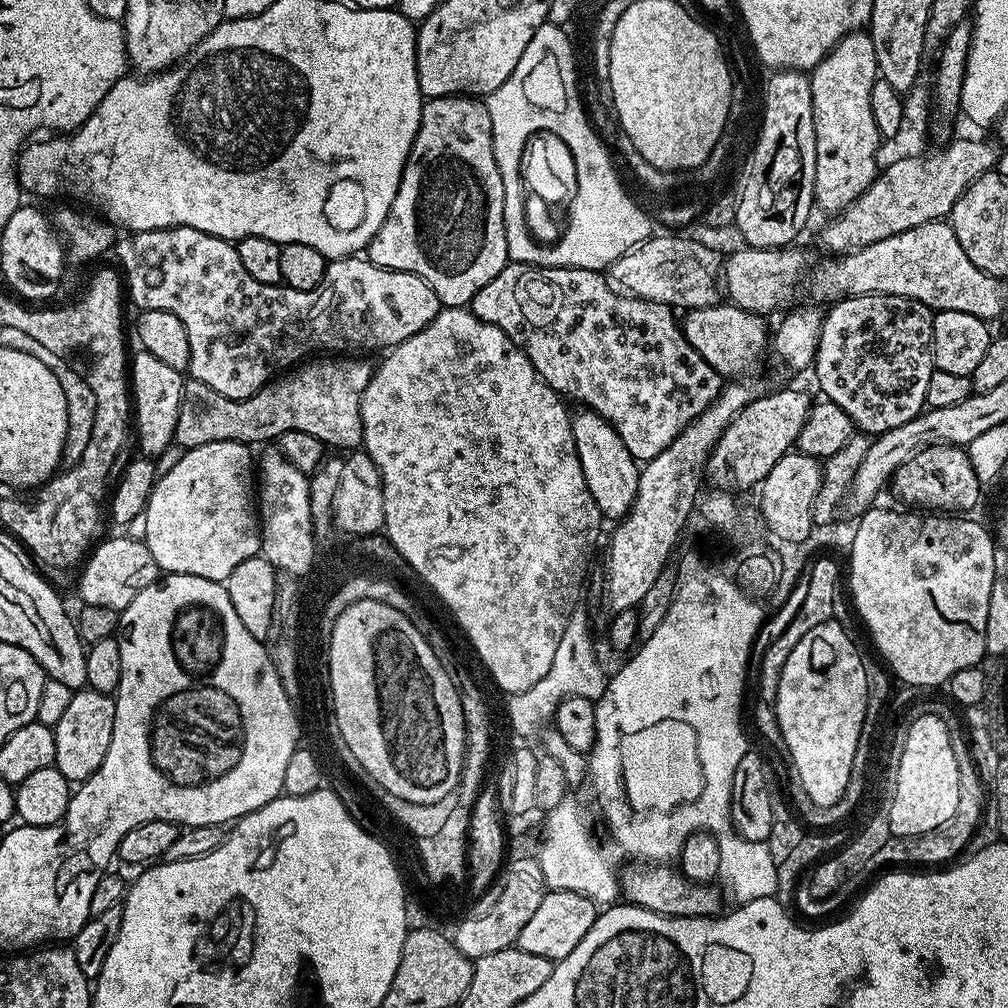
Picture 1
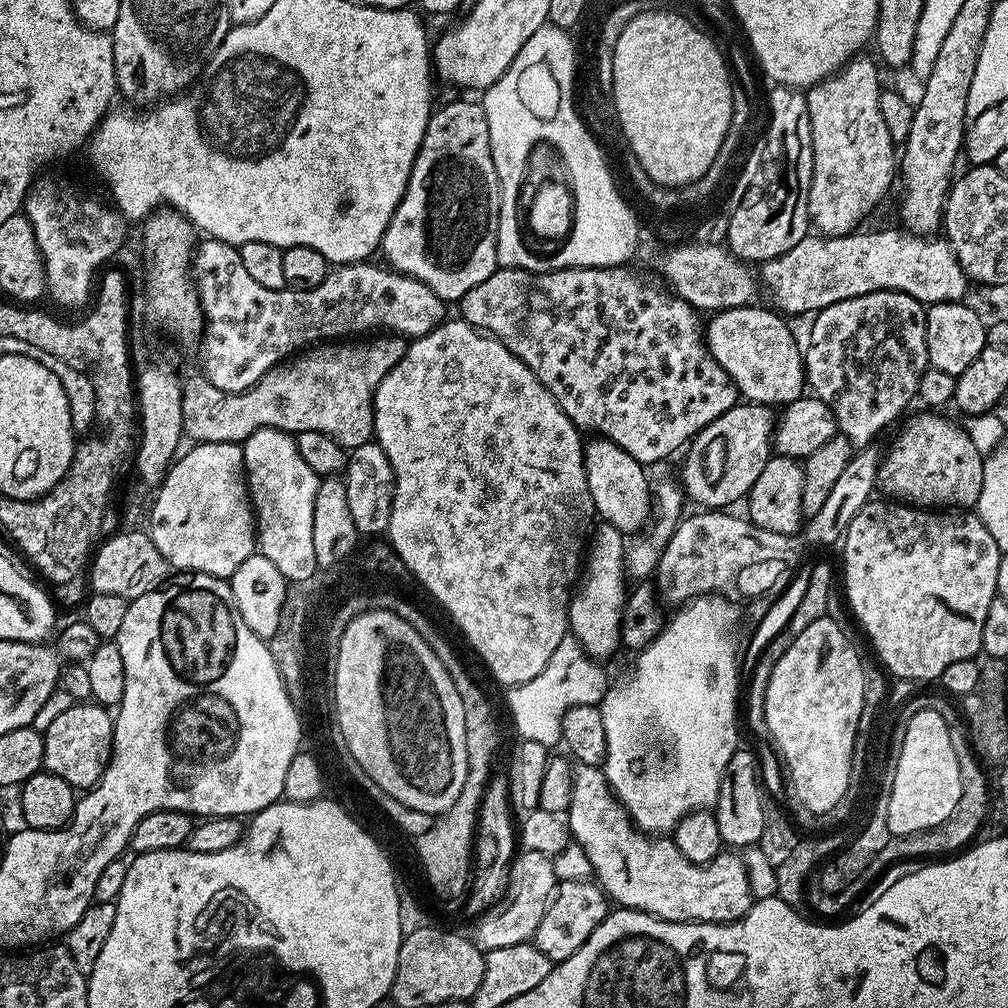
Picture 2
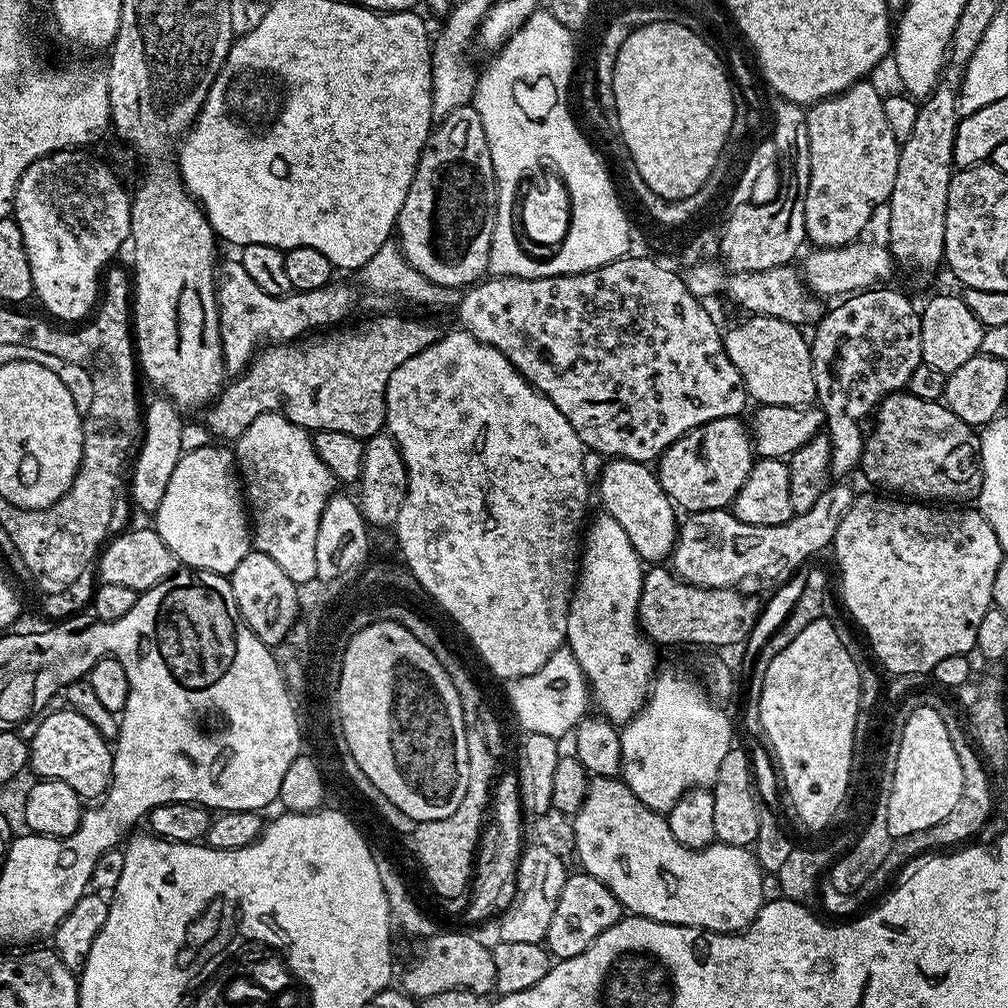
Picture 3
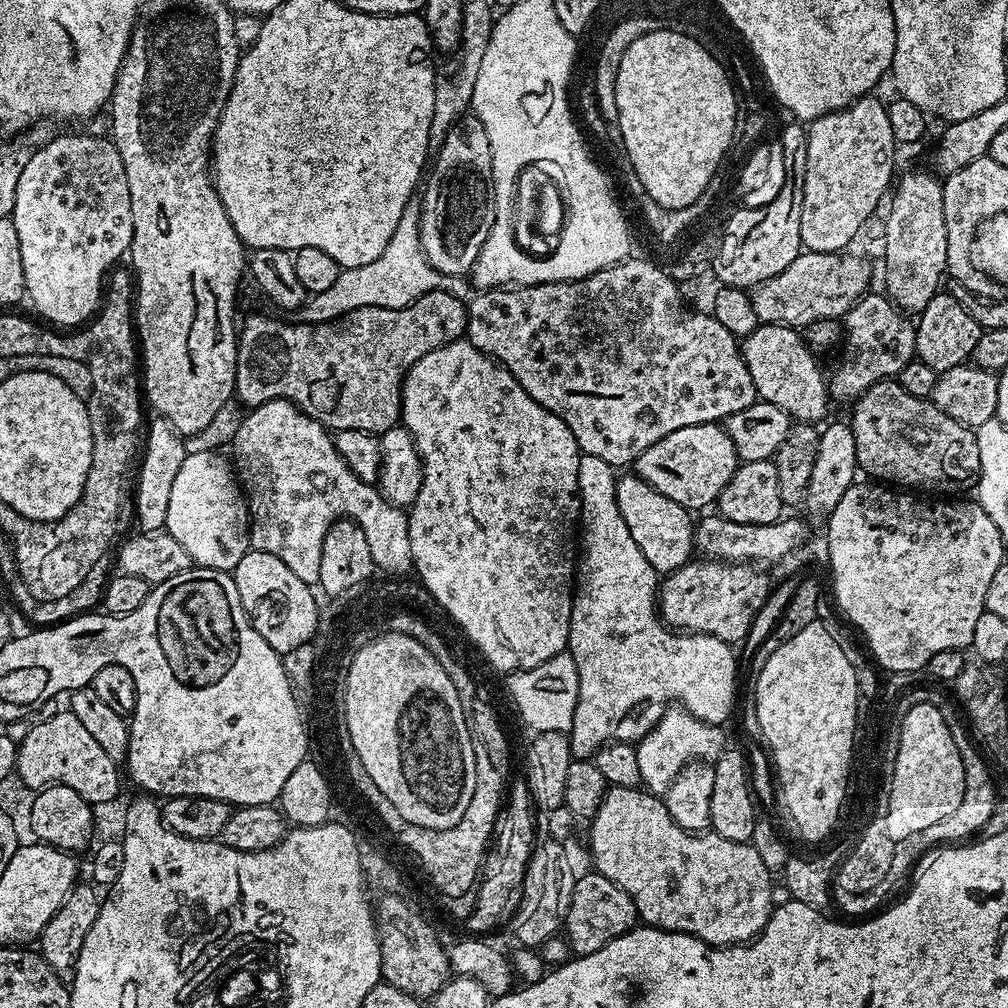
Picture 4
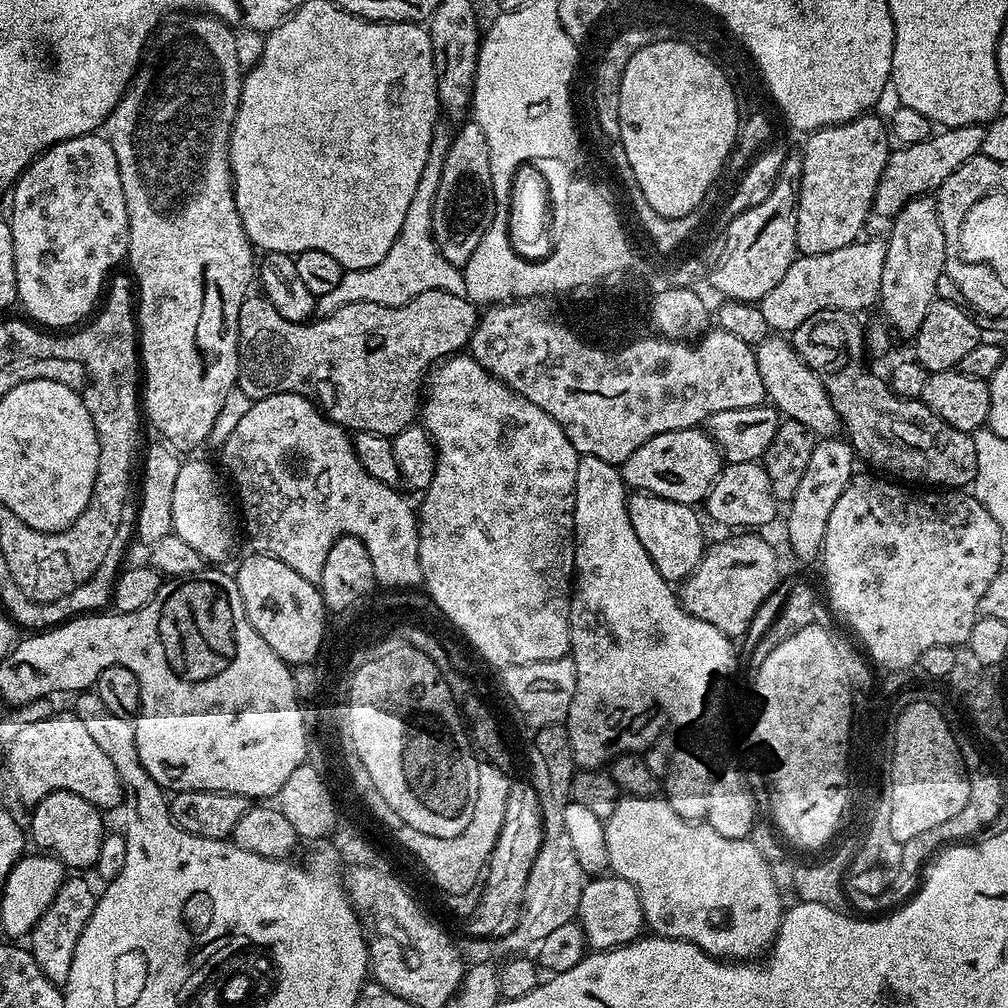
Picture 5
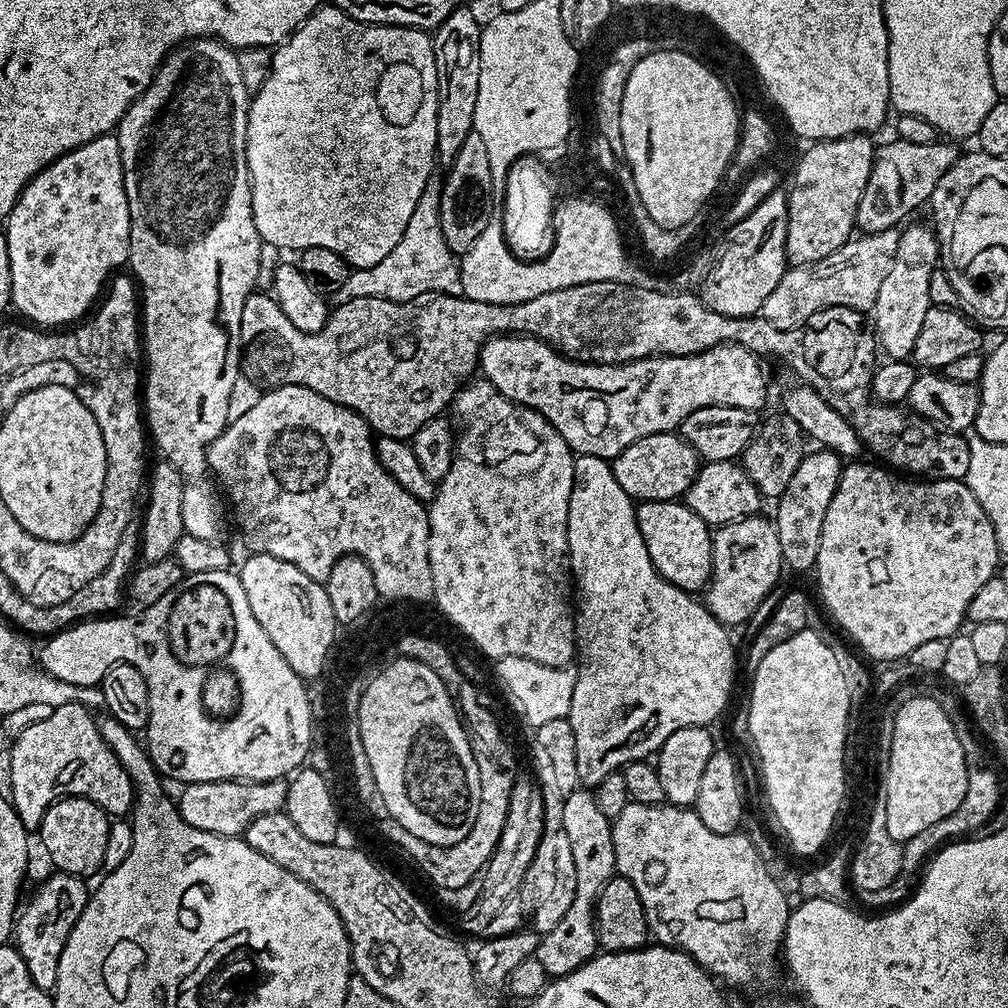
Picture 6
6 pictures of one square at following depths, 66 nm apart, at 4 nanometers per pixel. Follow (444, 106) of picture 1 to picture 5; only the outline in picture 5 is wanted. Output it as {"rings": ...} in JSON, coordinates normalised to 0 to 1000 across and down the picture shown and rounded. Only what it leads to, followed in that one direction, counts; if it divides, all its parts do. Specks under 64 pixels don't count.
{"rings":[[[460,121],[451,128],[449,143],[442,155],[430,206],[430,235],[442,259],[458,264],[474,248],[474,240],[482,232],[492,211],[488,174],[486,173],[486,145],[478,125]]]}

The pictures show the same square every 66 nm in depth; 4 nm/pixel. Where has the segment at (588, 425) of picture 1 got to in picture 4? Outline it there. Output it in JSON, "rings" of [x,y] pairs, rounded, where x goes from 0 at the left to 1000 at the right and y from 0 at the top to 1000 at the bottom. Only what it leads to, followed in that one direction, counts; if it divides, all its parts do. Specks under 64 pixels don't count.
{"rings":[[[616,471],[611,477],[613,504],[621,522],[625,526],[625,534],[633,538],[633,546],[641,550],[641,558],[653,569],[662,569],[673,565],[684,559],[688,552],[688,515],[684,505],[673,502],[673,498],[665,498],[661,490],[653,490],[649,482],[645,482],[636,472]]]}

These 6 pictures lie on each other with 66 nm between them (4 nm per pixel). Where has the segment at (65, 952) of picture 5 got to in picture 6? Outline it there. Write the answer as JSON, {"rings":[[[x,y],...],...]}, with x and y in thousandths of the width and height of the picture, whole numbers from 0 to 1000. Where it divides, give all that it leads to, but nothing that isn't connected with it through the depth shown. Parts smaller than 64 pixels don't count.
{"rings":[[[56,863],[40,877],[40,882],[28,893],[28,898],[19,902],[14,918],[14,939],[22,954],[26,954],[26,962],[30,962],[30,970],[34,978],[44,984],[51,985],[56,979],[58,970],[58,950],[63,941],[63,936],[75,910],[87,897],[89,881],[78,869],[70,869]]]}

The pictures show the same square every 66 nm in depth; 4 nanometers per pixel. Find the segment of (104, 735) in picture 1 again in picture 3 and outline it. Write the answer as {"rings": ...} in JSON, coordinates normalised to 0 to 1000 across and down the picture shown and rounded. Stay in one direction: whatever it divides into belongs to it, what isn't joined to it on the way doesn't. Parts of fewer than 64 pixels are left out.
{"rings":[[[64,704],[47,708],[43,713],[36,727],[30,730],[31,765],[36,765],[37,771],[46,774],[65,776],[65,780],[72,782],[80,792],[102,791],[111,774],[112,743],[108,735],[76,706]]]}

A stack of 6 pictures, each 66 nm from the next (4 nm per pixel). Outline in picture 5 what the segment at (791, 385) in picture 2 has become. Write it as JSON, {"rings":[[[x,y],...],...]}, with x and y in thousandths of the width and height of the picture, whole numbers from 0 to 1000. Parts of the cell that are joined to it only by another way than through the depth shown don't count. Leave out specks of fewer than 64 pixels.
{"rings":[[[763,332],[749,342],[748,348],[759,394],[765,398],[771,410],[788,419],[796,419],[796,423],[803,425],[811,435],[825,435],[834,428],[833,412],[821,396],[821,389],[813,378],[813,371],[804,367],[800,359],[796,359],[790,346],[777,332]]]}

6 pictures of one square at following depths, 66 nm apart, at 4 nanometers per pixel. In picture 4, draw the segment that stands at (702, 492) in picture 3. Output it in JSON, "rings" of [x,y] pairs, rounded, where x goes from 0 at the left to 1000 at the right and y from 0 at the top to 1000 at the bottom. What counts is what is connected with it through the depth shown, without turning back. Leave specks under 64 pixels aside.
{"rings":[[[709,420],[677,423],[677,427],[669,427],[661,431],[661,435],[653,435],[645,446],[631,455],[629,468],[642,480],[649,482],[653,490],[661,490],[665,498],[673,498],[673,502],[684,506],[691,506],[701,500],[702,503],[709,501],[731,463],[728,438],[724,438],[717,424]]]}

